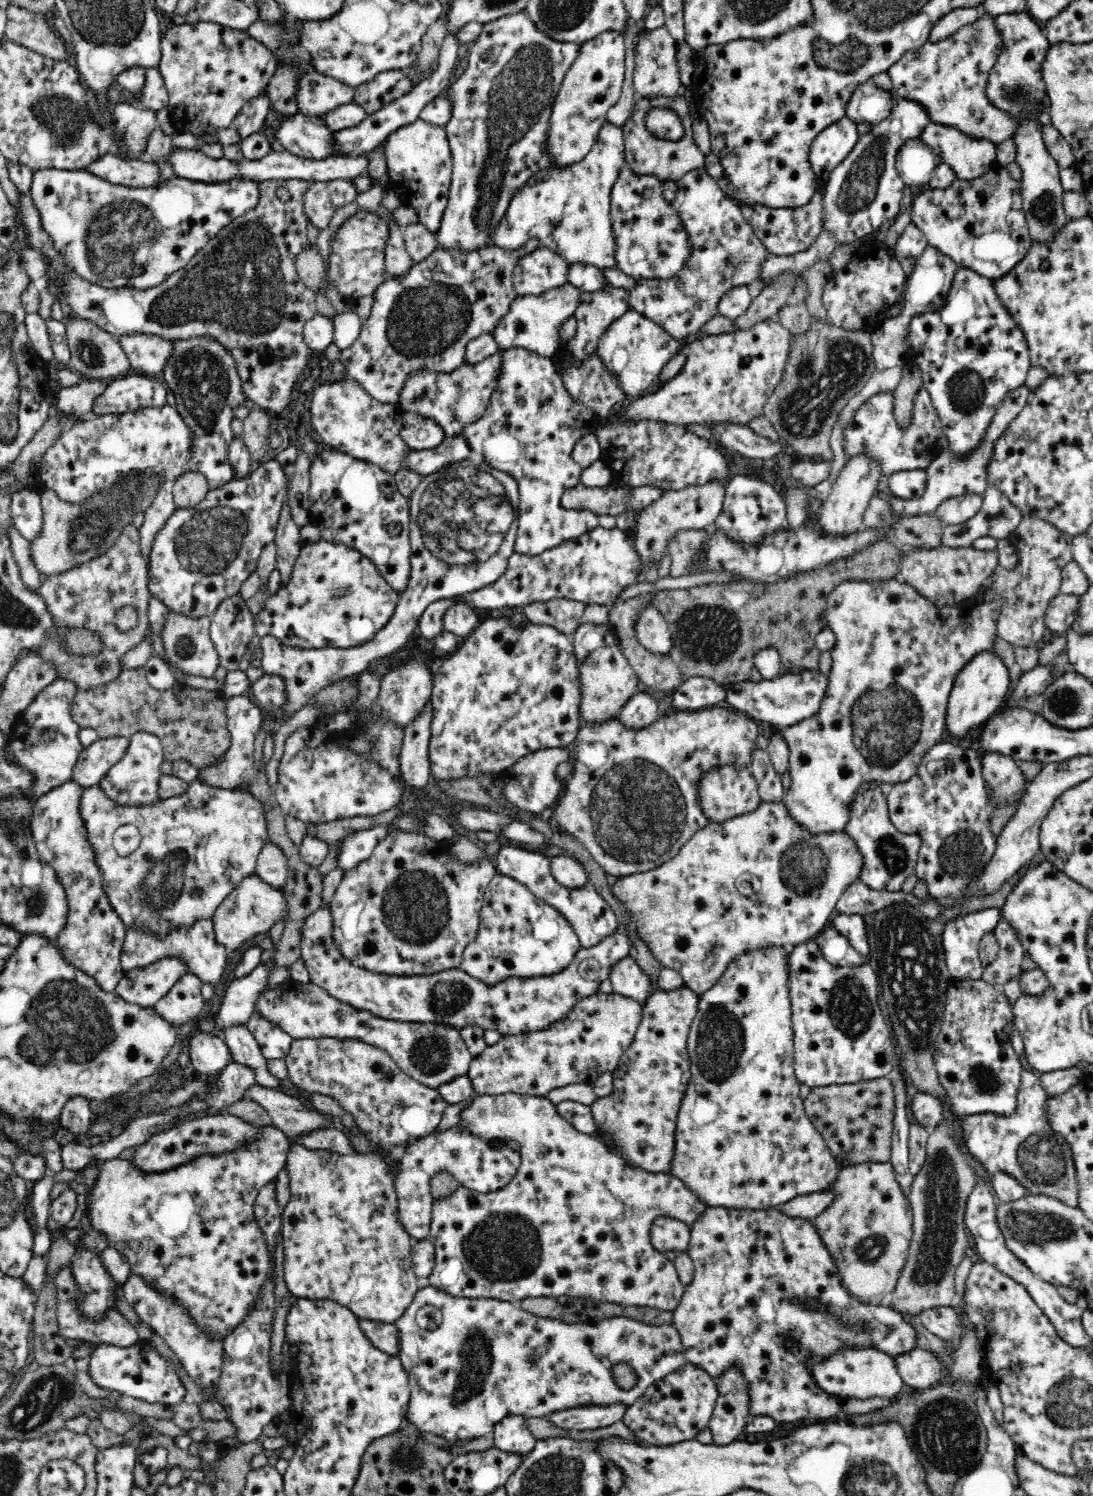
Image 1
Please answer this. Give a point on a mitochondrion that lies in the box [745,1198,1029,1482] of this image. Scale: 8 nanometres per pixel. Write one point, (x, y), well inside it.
(946, 1431)

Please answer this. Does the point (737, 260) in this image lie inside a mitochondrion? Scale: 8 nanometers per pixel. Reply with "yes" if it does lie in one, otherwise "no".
yes

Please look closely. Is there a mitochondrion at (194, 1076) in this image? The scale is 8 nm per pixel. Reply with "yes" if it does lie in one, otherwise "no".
no

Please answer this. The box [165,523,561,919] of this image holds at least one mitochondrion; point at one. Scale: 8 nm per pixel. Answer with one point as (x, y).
(185, 646)

